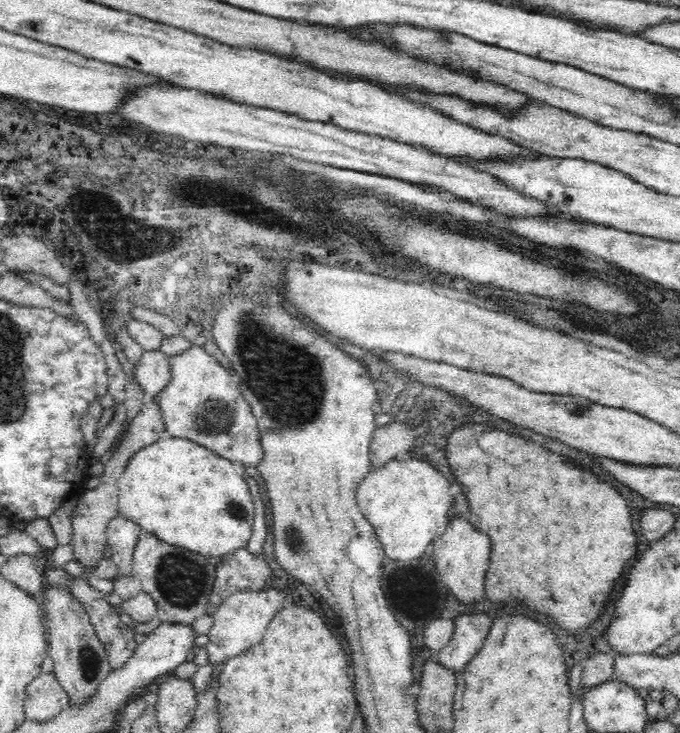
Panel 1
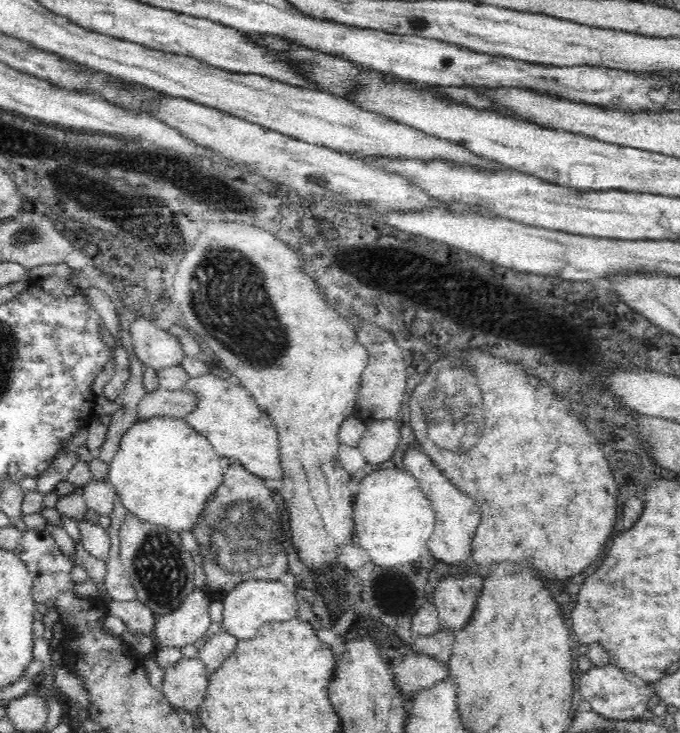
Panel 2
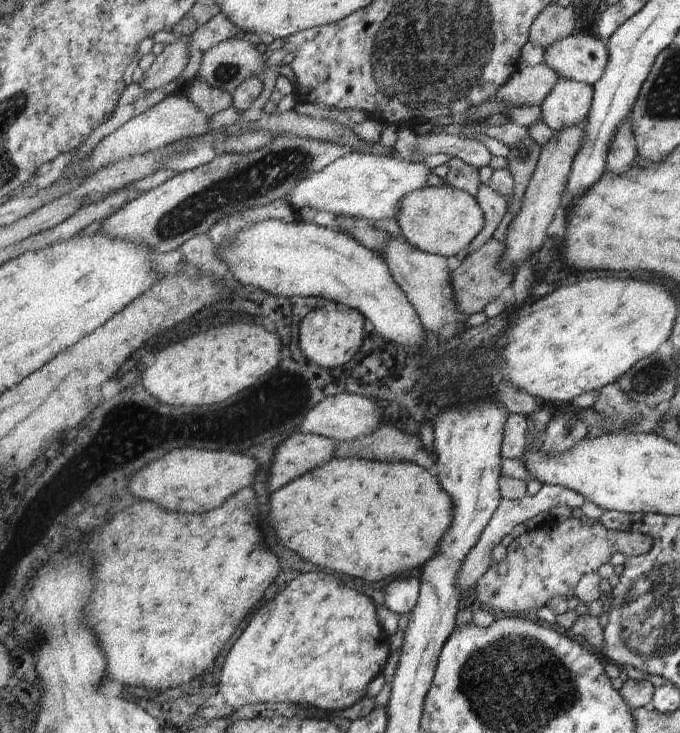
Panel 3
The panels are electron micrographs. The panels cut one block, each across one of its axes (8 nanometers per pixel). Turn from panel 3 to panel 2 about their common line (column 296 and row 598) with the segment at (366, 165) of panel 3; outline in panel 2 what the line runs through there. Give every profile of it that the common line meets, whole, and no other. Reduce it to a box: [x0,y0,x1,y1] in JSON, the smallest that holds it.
[152,589,211,648]

